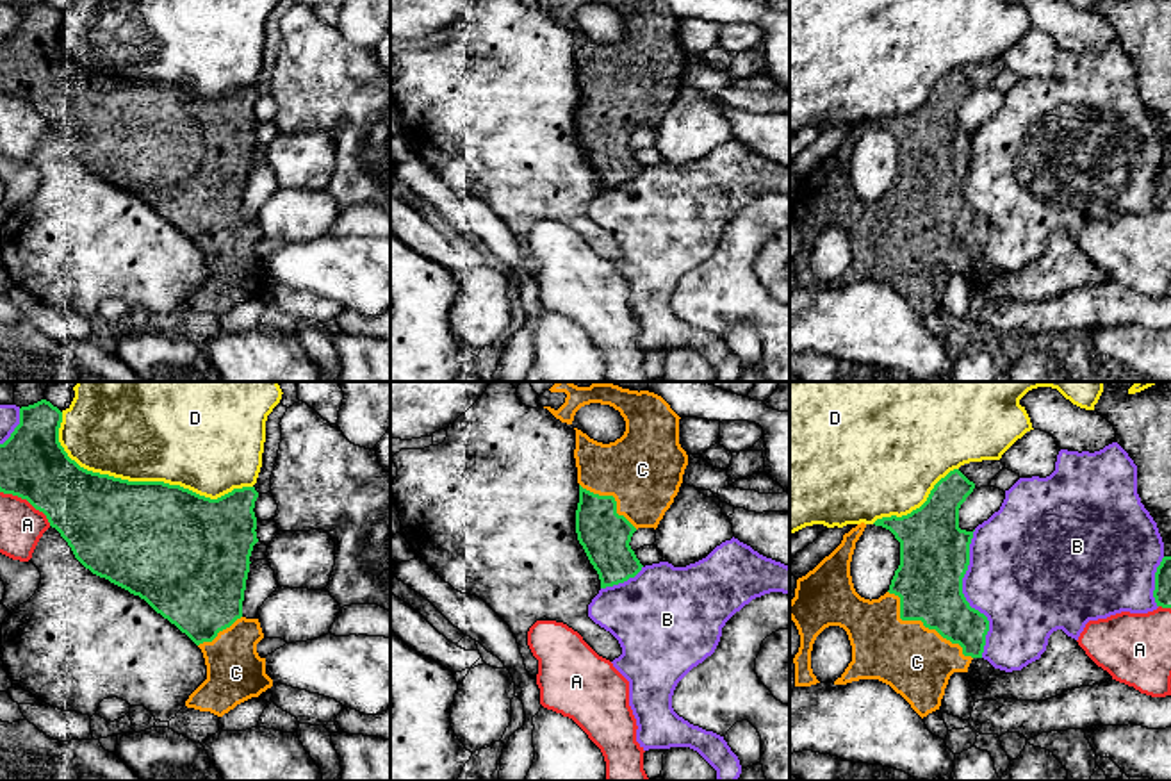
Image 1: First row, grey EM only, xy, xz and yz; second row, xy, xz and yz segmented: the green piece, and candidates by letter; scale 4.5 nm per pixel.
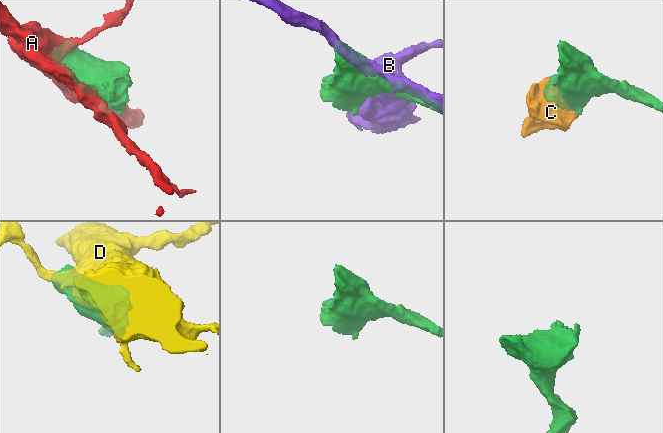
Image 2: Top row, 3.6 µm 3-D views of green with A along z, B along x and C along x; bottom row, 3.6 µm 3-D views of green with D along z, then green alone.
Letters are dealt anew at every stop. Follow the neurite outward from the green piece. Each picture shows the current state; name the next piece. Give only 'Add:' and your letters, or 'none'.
Add: C

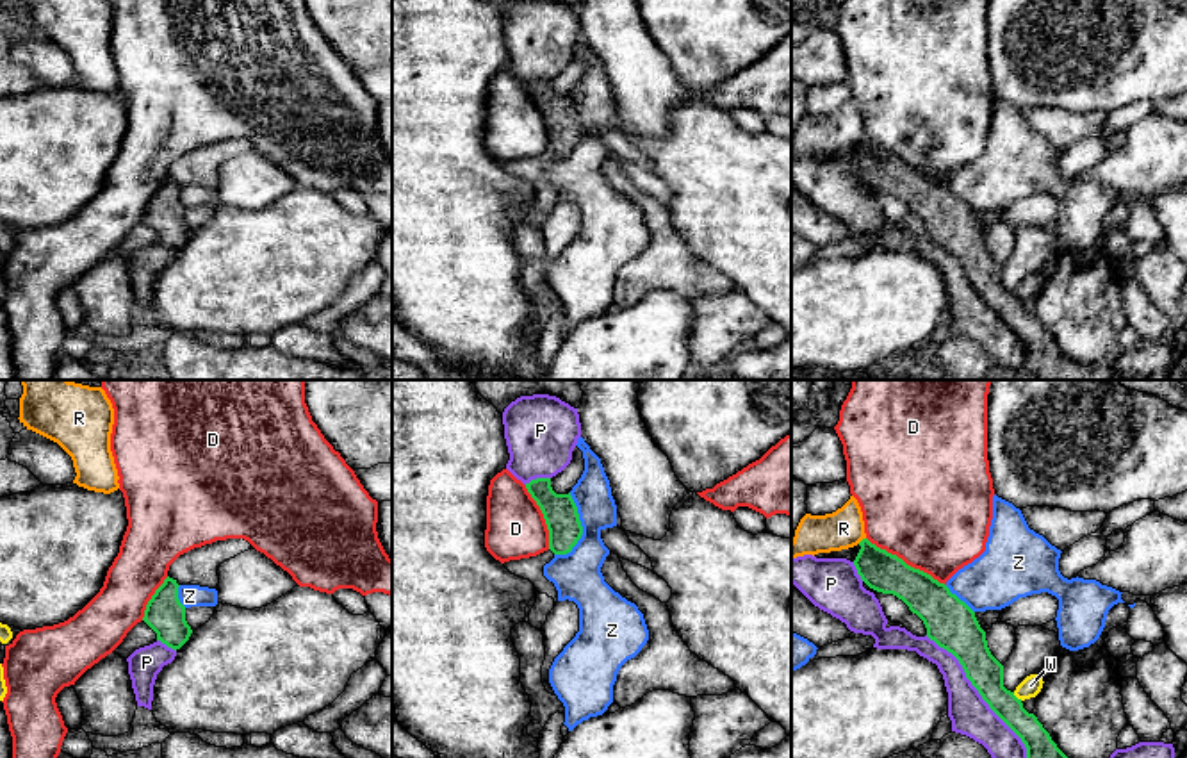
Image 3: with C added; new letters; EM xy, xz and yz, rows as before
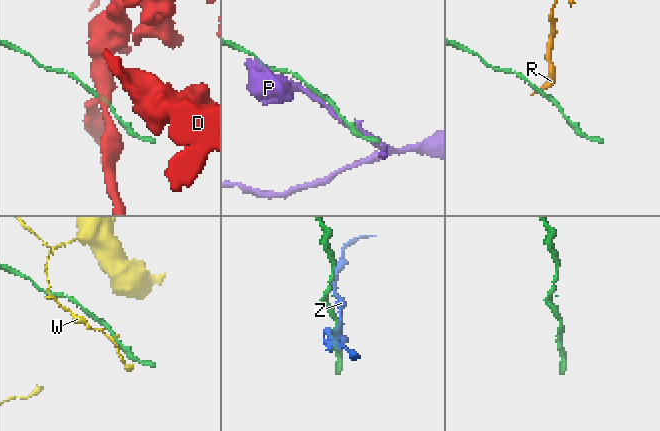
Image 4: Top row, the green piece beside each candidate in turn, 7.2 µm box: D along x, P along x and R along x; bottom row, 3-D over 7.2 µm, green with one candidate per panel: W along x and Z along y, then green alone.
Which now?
Add: none

